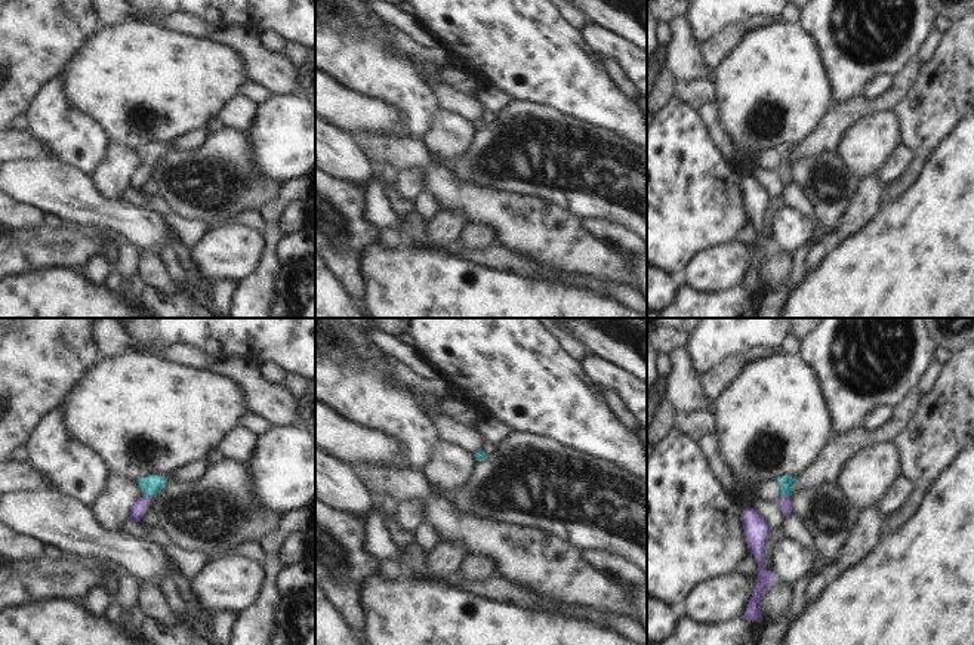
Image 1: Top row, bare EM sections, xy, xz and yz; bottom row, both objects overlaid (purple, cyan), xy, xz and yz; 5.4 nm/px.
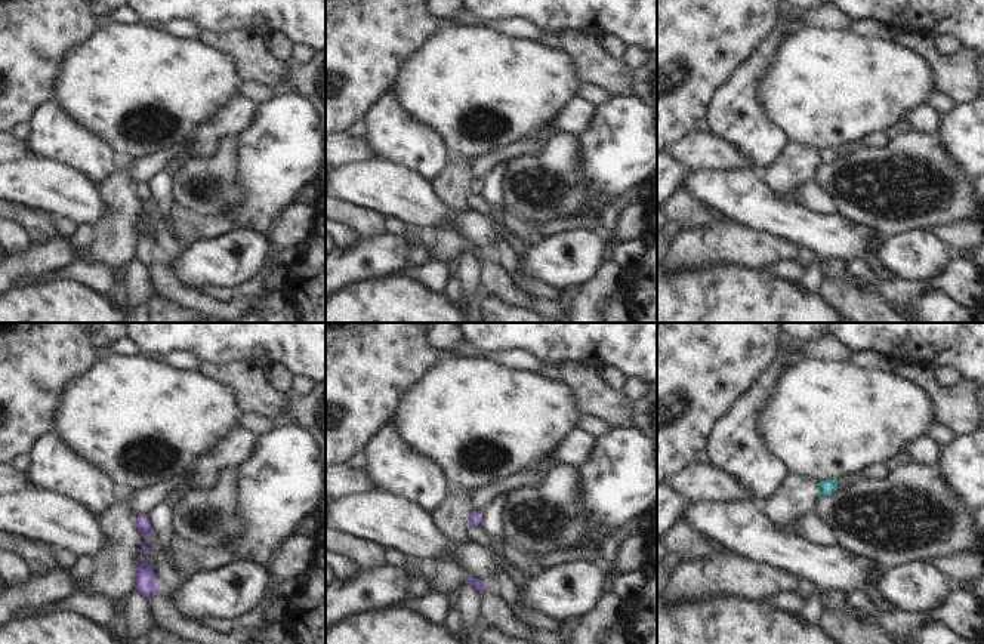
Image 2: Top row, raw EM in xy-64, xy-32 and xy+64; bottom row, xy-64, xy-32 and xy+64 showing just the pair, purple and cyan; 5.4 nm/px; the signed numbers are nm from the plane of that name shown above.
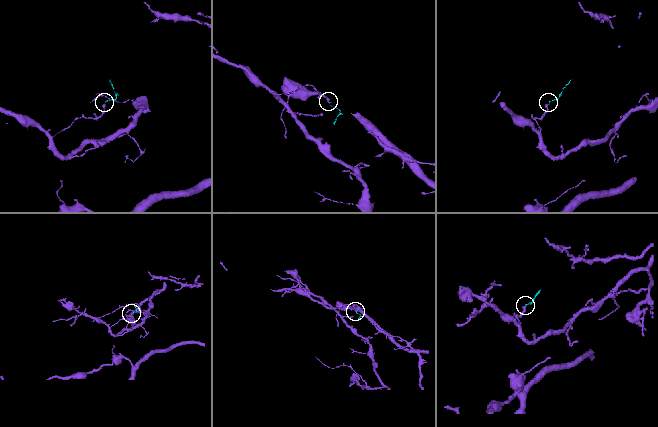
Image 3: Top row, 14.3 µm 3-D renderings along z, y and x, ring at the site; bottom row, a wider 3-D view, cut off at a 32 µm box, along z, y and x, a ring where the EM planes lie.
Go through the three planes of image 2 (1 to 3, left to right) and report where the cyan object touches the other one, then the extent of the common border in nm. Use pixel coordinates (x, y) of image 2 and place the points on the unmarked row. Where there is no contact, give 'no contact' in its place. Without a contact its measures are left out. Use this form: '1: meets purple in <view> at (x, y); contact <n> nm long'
1: no contact
2: no contact
3: no contact

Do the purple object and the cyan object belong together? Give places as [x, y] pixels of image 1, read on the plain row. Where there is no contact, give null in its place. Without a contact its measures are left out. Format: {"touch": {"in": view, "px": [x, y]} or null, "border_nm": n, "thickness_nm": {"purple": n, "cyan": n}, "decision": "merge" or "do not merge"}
{"touch": {"in": "yz", "px": [786, 166]}, "border_nm": 50, "thickness_nm": {"purple": 70, "cyan": 80}, "decision": "merge"}

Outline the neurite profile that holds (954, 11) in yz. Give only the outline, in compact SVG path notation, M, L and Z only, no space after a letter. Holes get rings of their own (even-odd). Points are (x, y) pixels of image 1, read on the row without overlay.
M928 0L936 16L956 22L974 12L974 0Z

